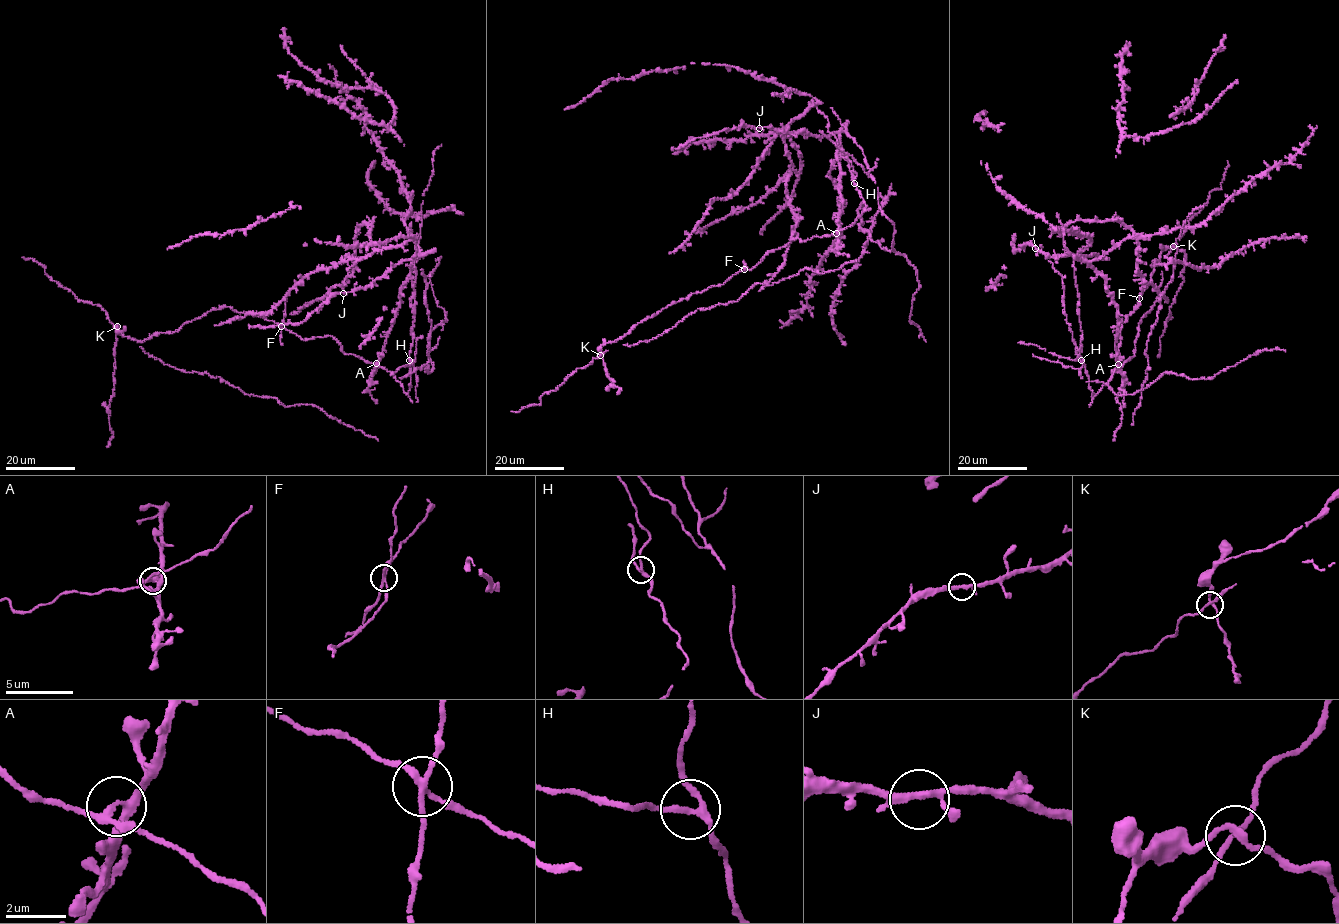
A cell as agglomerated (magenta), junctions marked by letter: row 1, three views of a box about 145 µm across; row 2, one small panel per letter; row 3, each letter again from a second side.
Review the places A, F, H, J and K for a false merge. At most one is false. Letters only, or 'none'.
F

